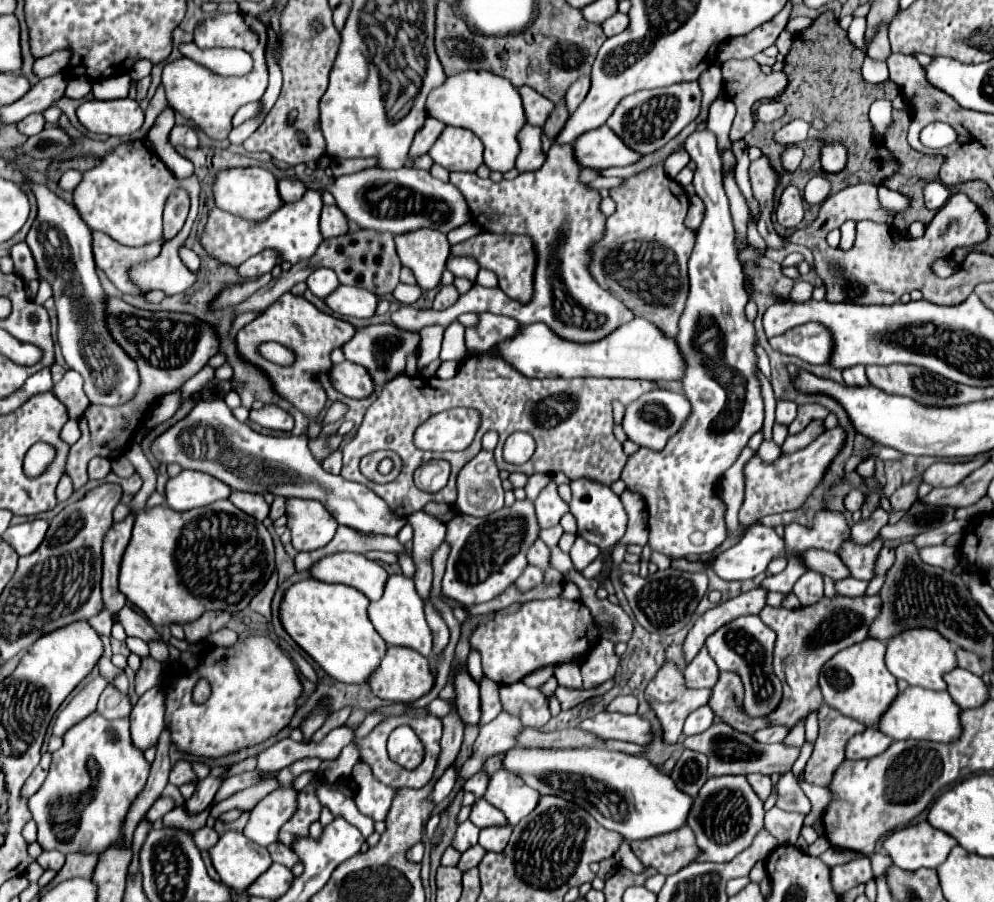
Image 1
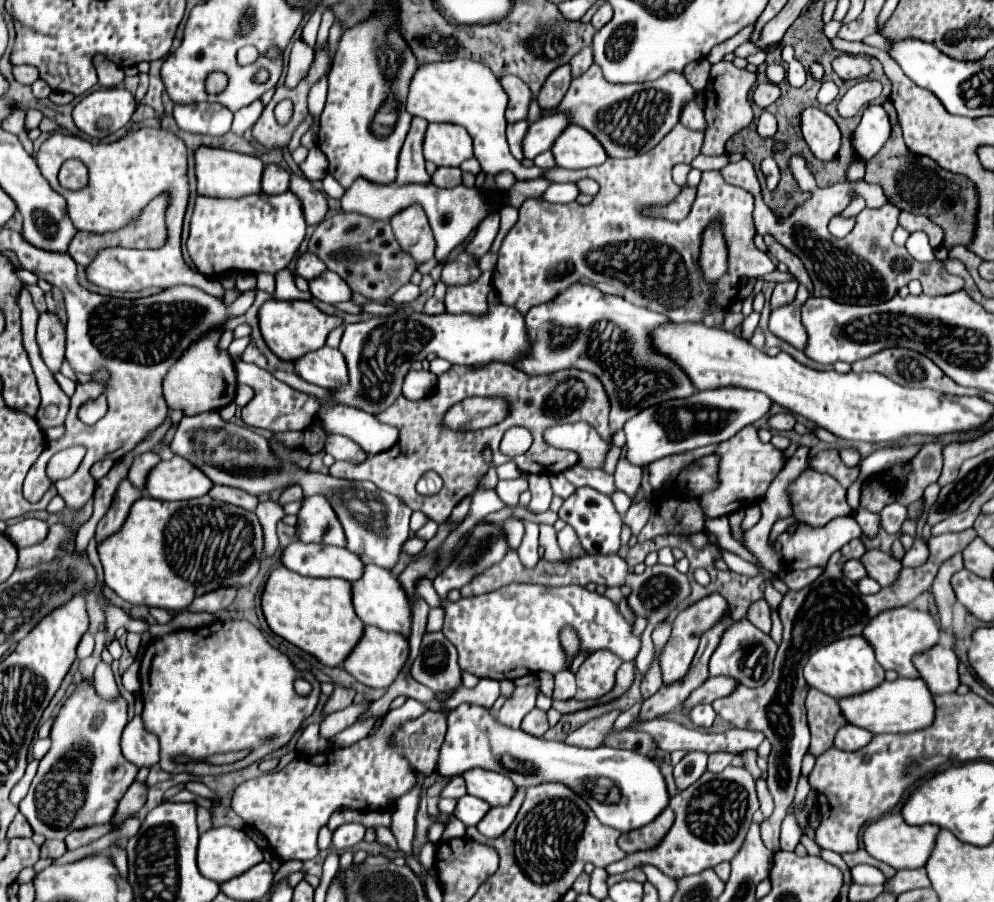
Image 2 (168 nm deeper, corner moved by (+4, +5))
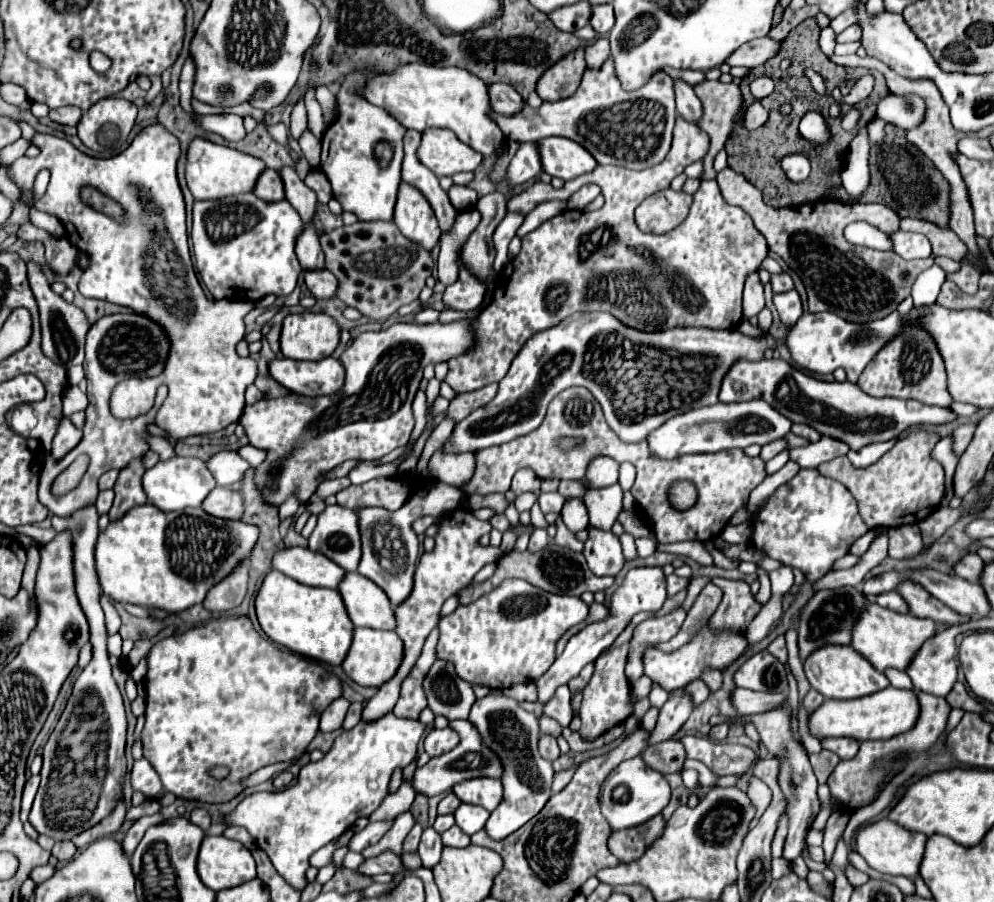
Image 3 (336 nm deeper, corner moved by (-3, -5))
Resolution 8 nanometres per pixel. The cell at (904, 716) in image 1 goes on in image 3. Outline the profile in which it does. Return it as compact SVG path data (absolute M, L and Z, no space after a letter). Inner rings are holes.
M884 688L878 694L870 694L858 700L824 700L812 714L808 714L808 732L822 740L828 736L848 736L862 740L886 740L902 734L918 720L918 698L914 690Z

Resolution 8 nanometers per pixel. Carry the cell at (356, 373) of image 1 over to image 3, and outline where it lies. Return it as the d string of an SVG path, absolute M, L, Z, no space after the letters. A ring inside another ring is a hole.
M274 358L268 364L268 370L278 384L302 396L330 396L338 392L344 382L342 364L336 358L324 358L318 362Z

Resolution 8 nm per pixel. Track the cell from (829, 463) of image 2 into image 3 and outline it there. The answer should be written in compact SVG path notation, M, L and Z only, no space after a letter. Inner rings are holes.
M914 430L886 452L878 462L856 468L846 456L838 456L822 466L818 472L842 482L858 502L860 516L868 528L894 528L902 524L918 524L930 516L944 498L944 468L932 458L932 448L942 436L938 432Z

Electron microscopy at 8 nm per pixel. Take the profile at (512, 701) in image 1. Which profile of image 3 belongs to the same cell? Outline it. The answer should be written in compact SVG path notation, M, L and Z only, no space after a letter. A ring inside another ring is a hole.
M542 734L542 742L540 742L540 754L542 758L554 762L558 756L560 756L560 748L556 744L556 738L554 736L548 736L548 734Z

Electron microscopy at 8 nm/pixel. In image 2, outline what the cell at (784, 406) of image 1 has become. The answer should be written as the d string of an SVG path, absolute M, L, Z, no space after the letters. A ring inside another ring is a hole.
M779 412L779 414L769 416L769 426L773 430L793 430L795 418L793 418L791 412Z

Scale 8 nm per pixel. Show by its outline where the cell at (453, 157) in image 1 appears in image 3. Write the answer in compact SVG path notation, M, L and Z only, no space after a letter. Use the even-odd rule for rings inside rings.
M426 128L422 132L418 160L436 176L452 176L456 172L474 172L482 162L482 154L460 142L446 128Z

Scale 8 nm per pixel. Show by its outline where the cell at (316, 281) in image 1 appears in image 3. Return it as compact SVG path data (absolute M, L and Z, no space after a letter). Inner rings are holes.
M312 222L304 224L302 232L296 238L296 256L298 256L300 266L304 270L324 268L324 258L322 258L318 234L316 234L316 228L314 228Z

